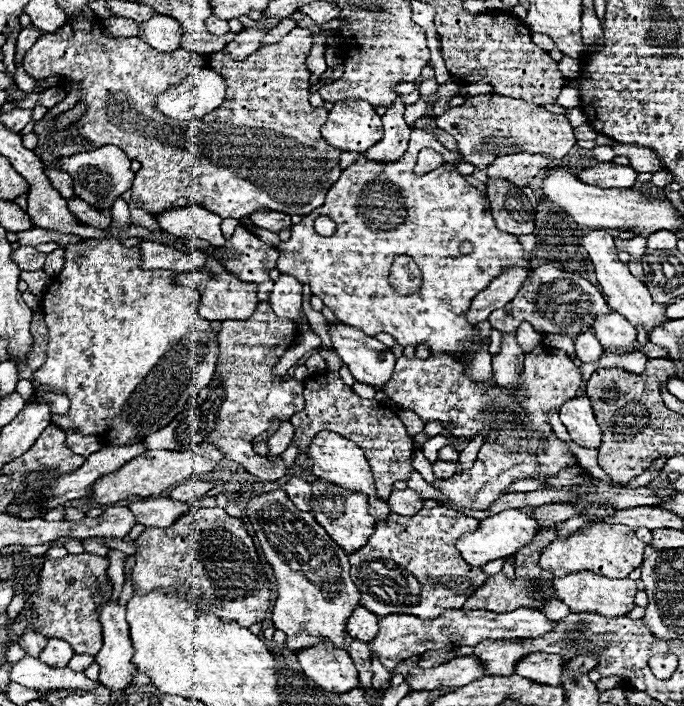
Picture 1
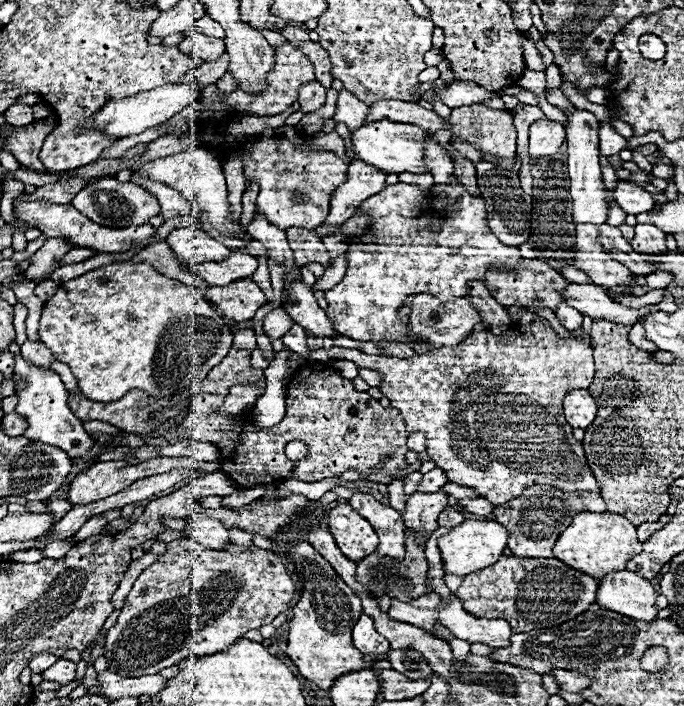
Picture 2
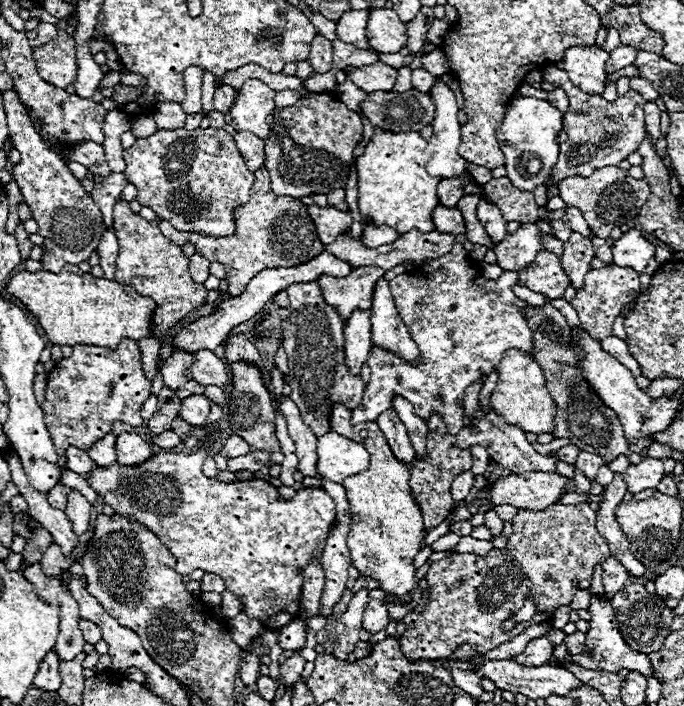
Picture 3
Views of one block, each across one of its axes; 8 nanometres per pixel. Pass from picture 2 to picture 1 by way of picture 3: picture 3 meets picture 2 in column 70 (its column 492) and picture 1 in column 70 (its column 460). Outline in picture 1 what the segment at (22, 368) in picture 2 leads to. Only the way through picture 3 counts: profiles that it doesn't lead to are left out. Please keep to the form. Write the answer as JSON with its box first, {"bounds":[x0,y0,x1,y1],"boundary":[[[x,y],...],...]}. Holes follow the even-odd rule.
{"bounds":[64,430,102,458],"boundary":[[[64,430],[64,434],[66,434],[66,446],[84,458],[102,448],[102,442],[96,436],[84,436],[72,430]]]}

